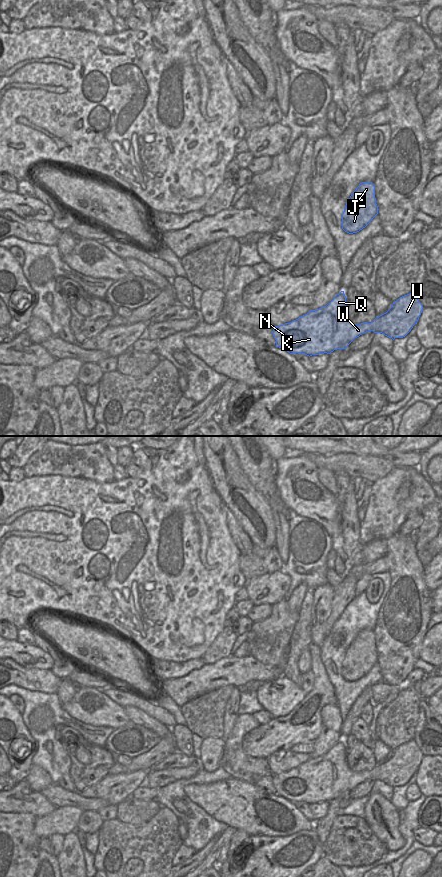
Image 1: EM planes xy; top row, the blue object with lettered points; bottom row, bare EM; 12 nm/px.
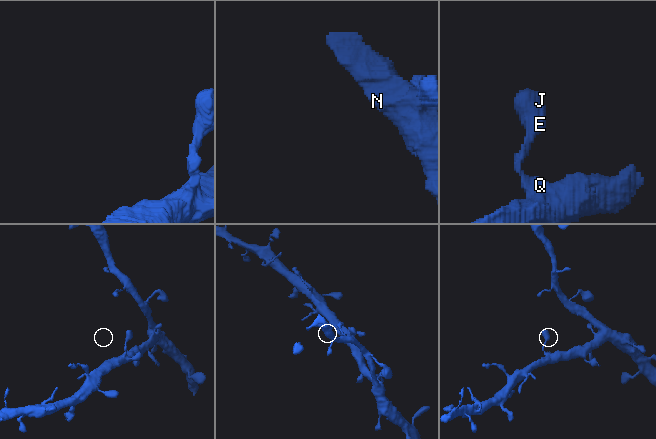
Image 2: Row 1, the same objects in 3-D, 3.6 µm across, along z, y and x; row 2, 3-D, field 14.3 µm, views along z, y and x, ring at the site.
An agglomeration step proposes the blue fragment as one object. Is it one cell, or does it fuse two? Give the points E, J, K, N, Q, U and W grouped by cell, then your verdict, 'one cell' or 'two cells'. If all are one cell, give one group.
E J K N Q U W; one cell

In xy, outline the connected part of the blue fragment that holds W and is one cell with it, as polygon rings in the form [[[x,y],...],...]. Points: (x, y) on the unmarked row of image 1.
[[[344,739],[326,754],[310,758],[298,767],[275,774],[272,782],[279,795],[290,802],[307,804],[330,802],[347,794],[360,783],[373,779],[392,786],[405,785],[417,772],[423,754],[416,742],[411,741],[393,750],[391,756],[371,771],[352,771],[347,763]]]

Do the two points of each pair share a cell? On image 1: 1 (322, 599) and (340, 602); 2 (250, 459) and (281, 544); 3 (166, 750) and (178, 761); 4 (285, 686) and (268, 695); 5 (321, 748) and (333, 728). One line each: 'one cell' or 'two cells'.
1: two cells
2: one cell
3: two cells
4: one cell
5: one cell

